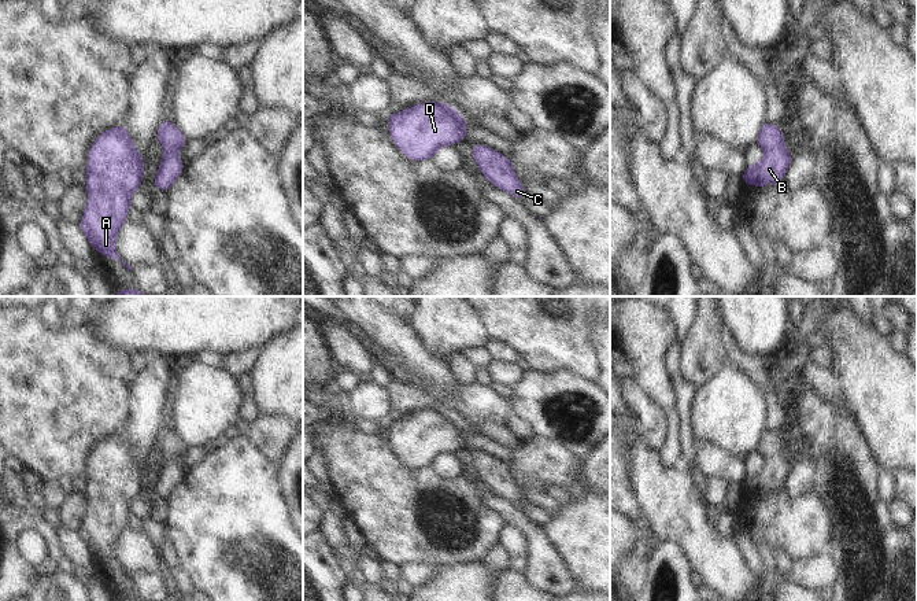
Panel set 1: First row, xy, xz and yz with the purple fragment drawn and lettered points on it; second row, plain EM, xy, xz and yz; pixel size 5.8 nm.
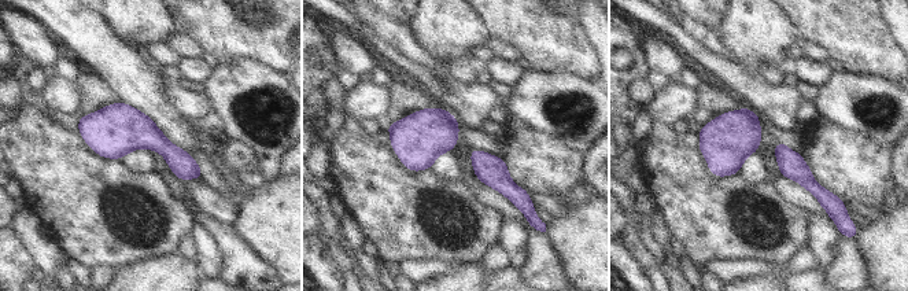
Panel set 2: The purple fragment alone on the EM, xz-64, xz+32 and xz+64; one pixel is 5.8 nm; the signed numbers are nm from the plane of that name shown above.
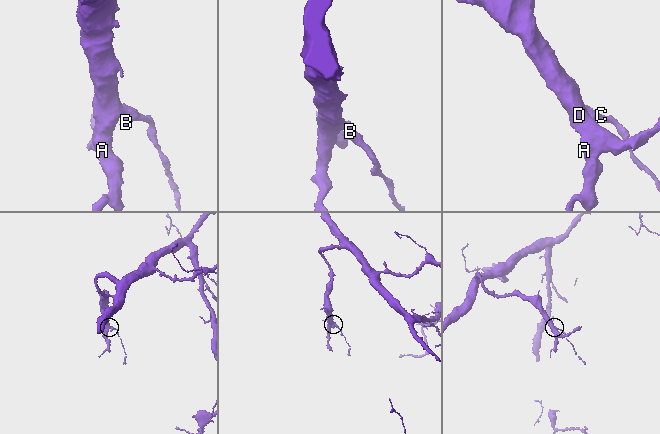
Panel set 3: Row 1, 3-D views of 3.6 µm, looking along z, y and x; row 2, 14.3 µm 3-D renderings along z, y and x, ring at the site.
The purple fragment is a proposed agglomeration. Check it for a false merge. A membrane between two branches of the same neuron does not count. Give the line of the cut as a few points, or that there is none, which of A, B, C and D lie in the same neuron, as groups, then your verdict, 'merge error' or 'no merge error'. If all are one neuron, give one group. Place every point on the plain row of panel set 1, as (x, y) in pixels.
cut none; groups A B C D; no merge error

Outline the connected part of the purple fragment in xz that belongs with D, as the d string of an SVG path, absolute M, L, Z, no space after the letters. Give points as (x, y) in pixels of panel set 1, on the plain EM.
M418 410L387 423L389 442L410 468L428 468L447 451L467 447L467 428L448 410Z

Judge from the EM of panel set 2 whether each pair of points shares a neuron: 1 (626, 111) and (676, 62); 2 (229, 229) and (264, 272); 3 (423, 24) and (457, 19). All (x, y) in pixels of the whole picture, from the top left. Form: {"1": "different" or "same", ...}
{"1": "different", "2": "same", "3": "same"}

